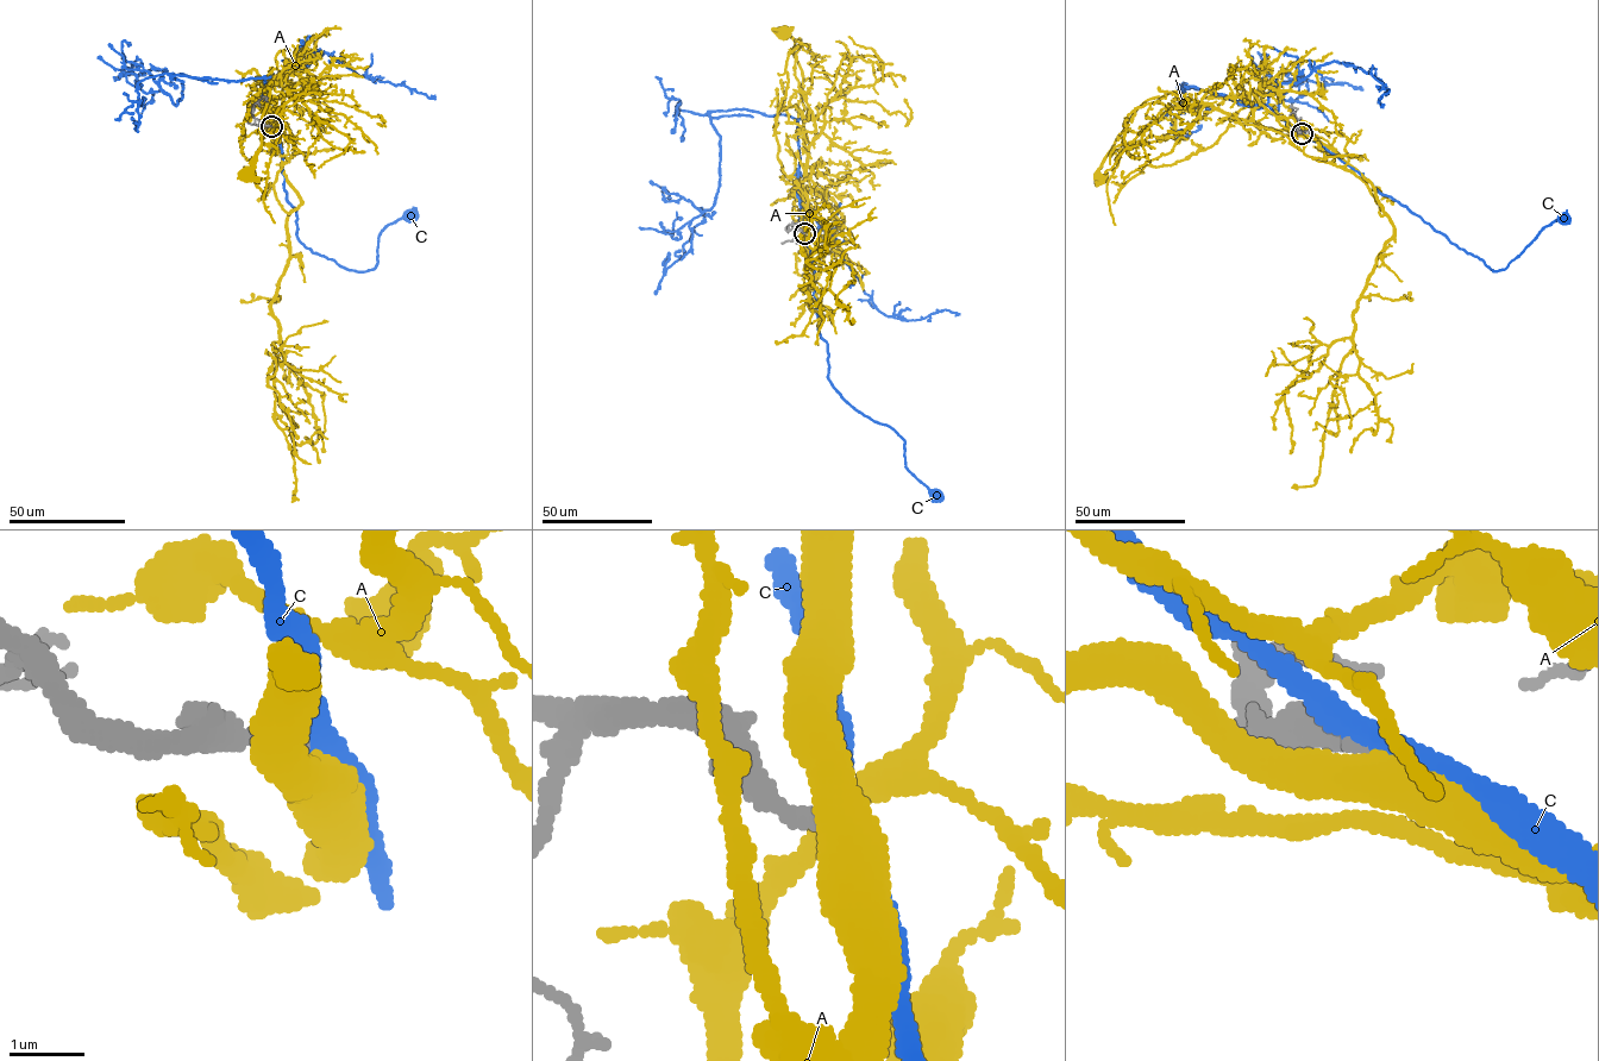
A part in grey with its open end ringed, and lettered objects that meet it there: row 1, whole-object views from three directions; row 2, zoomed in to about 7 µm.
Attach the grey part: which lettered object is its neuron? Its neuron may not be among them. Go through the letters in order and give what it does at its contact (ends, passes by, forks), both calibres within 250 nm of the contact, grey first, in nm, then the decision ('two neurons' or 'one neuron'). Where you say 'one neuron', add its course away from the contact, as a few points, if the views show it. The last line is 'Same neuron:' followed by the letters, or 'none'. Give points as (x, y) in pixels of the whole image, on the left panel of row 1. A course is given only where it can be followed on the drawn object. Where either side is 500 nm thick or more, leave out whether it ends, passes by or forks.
A: calibres 240 and 550 nm; two neurons
C: it passes by; calibres 240 and 320 nm; two neurons
Same neuron: none

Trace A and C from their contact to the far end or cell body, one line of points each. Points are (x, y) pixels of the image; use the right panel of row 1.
A: (1302, 133), (1264, 127), (1208, 105), (1189, 106), (1173, 92), (1147, 99), (1137, 110), (1098, 169), (1101, 177)
C: (1302, 133), (1494, 270), (1504, 270), (1544, 226), (1563, 218)

